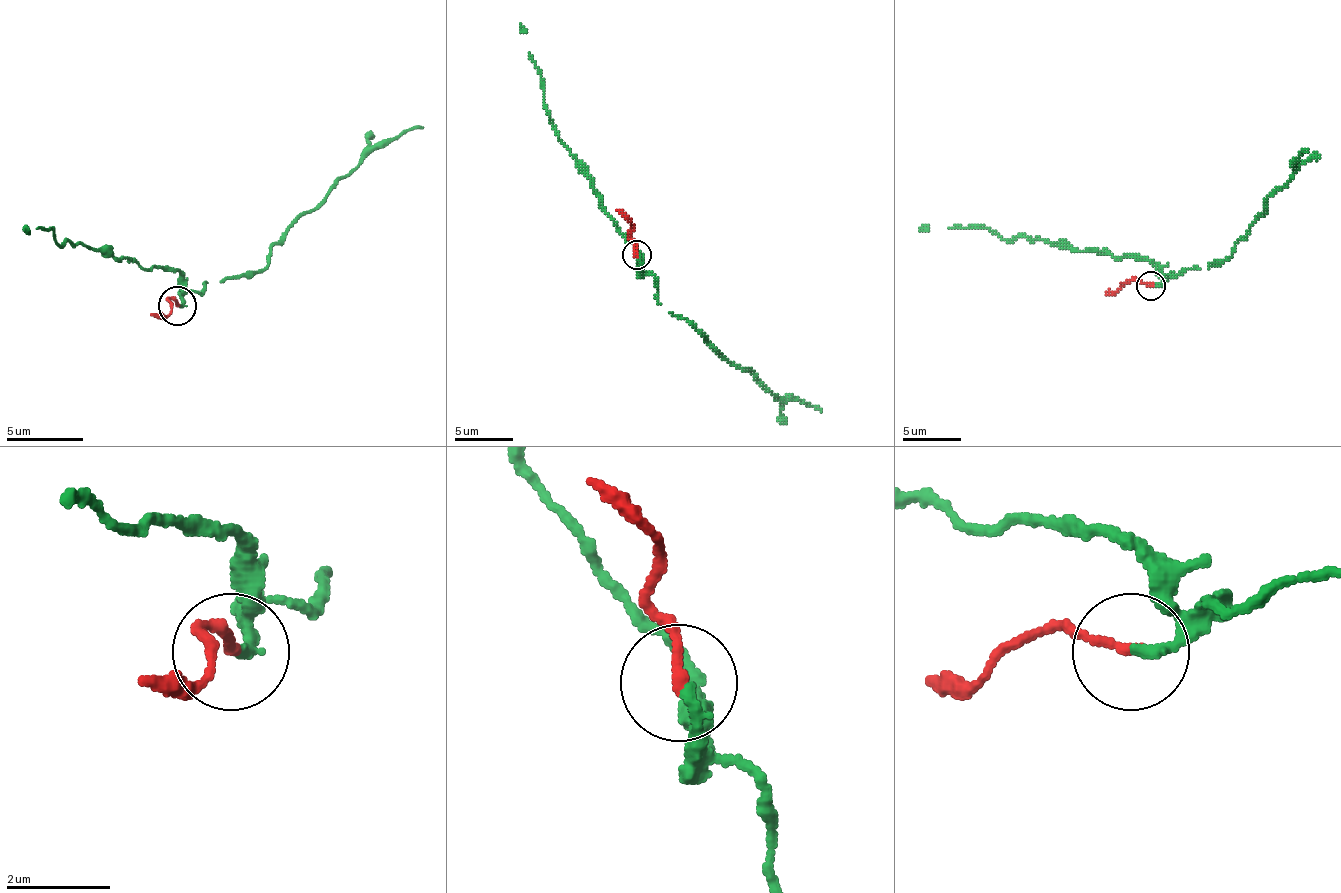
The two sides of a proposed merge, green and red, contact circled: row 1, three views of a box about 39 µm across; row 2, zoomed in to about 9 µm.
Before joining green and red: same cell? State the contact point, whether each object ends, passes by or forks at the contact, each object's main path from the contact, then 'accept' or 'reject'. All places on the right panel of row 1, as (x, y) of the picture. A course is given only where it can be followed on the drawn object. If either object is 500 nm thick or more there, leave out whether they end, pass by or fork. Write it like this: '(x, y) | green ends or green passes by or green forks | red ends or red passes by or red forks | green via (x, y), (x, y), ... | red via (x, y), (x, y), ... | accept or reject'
(1151, 285) | green ends | red ends | green via (1150, 286), (1162, 274), (1147, 260), (1074, 251), (1033, 239), (1001, 239), (986, 228), (919, 231) | red via (1150, 286), (1129, 280), (1118, 292), (1106, 292) | accept

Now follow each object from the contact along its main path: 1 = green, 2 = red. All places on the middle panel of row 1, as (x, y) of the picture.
1: (637, 254), (640, 266), (637, 251), (605, 210), (593, 178), (558, 137), (546, 105), (543, 79), (520, 23)
2: (637, 254), (628, 222), (616, 210)

